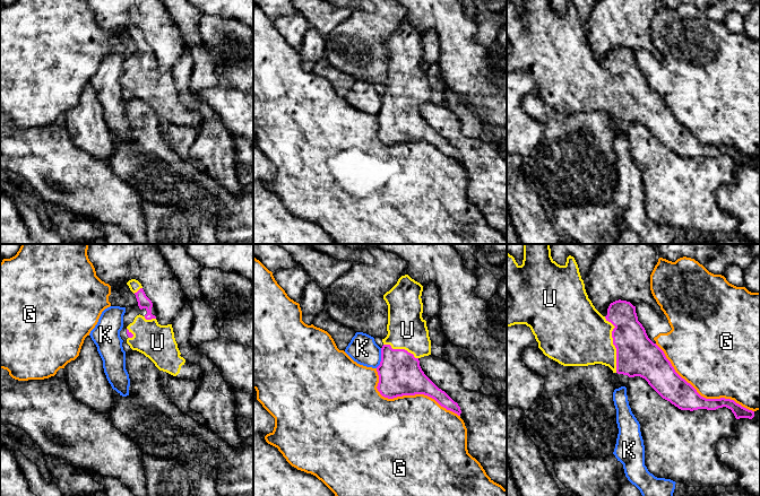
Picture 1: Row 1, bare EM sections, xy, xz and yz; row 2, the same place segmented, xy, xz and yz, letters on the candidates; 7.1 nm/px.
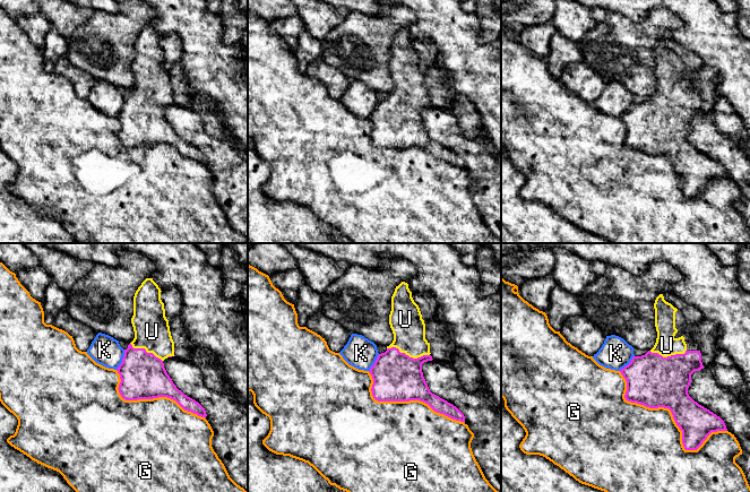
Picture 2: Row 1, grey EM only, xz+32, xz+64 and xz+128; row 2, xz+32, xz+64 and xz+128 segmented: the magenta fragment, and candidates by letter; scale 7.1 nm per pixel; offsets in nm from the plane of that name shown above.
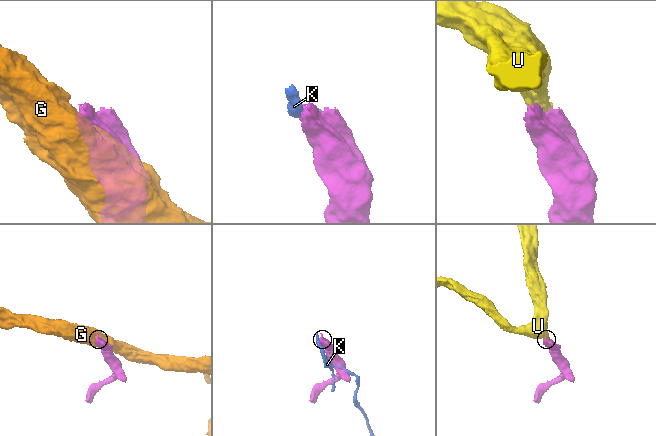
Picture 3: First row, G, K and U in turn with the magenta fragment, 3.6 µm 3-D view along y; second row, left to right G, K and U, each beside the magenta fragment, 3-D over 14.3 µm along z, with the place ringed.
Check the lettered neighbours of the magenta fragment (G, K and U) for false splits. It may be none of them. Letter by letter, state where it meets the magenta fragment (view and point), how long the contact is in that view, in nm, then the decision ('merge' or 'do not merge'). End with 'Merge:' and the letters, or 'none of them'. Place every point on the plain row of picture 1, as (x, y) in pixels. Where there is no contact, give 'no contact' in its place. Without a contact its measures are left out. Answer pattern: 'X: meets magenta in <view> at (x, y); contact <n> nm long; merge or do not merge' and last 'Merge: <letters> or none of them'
G: meets magenta in yz at (700, 142); contact 850 nm long; do not merge
K: meets magenta in xz at (381, 105); contact 150 nm long; do not merge
U: meets magenta in yz at (613, 90); contact 400 nm long; merge
Merge: U

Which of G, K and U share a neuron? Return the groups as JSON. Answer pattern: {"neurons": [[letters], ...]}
{"neurons": [["G"], ["K"], ["U"]]}

